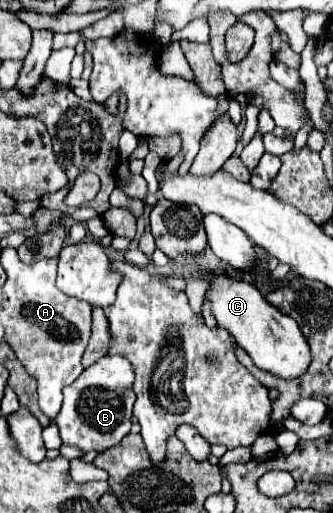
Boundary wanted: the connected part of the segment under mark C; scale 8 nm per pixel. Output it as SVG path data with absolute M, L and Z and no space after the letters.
M217 275L207 283L209 285L205 291L205 301L211 305L211 313L217 325L231 331L237 345L249 353L257 367L283 379L295 379L307 371L311 361L309 345L299 325L289 315L269 305L263 295L247 281L229 275Z

